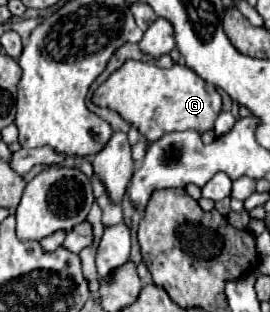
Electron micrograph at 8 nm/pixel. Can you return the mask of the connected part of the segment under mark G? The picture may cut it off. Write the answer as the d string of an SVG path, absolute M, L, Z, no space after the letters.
M129 60L117 72L113 72L93 94L97 106L117 110L123 120L135 126L147 142L169 132L197 130L199 134L213 130L213 122L221 112L221 94L215 86L209 86L201 76L189 70L185 64L173 68L159 68L153 62Z

